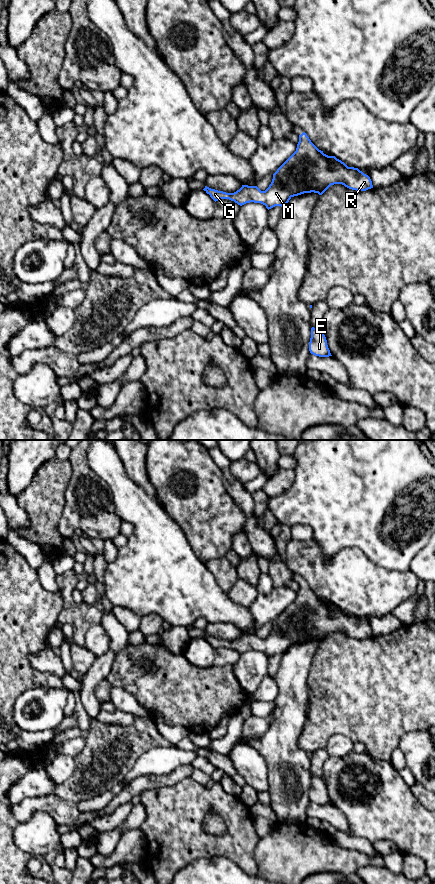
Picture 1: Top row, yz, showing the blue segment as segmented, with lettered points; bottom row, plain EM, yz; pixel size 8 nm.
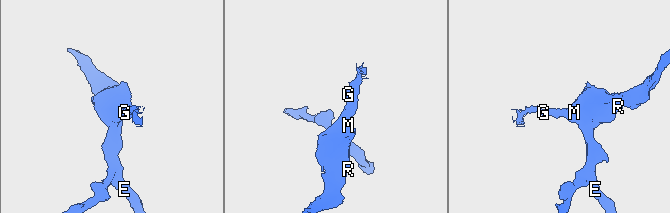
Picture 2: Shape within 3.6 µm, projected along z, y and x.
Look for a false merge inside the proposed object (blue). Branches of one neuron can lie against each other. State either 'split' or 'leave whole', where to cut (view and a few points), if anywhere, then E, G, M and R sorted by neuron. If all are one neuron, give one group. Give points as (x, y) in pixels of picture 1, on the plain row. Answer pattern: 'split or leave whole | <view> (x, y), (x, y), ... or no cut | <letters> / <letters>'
leave whole | no cut | E G M R

